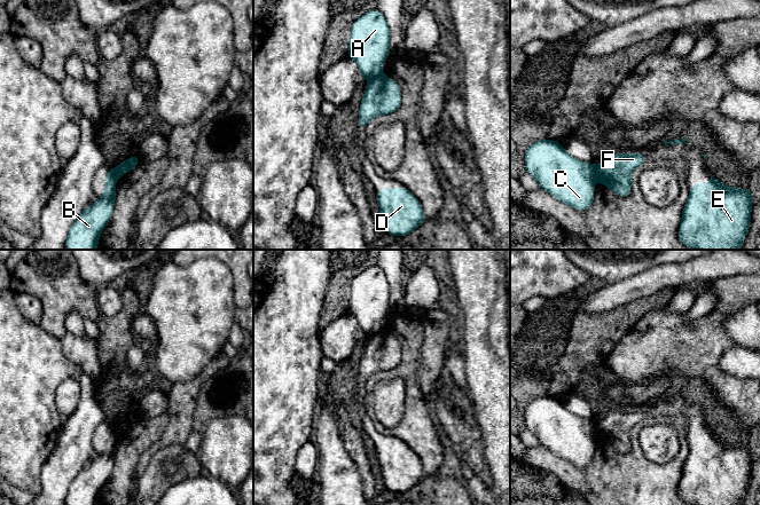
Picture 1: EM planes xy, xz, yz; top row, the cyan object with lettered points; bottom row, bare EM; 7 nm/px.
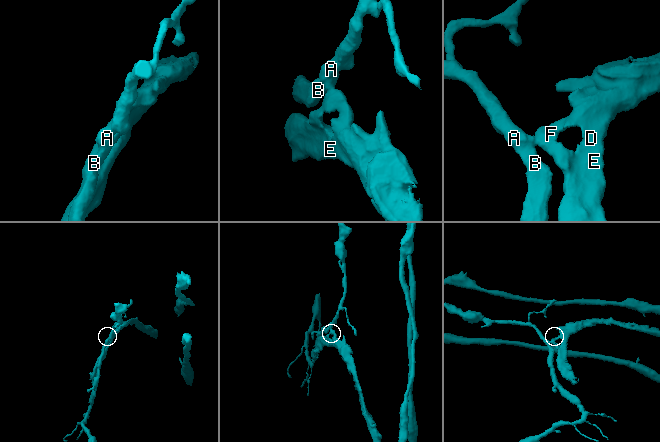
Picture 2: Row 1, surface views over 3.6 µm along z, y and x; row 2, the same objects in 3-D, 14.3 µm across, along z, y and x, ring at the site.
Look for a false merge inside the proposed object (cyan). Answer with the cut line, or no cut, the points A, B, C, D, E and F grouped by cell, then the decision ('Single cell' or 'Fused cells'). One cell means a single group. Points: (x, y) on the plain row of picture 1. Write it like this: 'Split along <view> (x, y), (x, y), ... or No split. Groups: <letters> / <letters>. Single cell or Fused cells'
Split along xz (382, 331), (370, 336). Groups: A B C / D E F. Fused cells

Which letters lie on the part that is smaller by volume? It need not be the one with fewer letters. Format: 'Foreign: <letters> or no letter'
Foreign: D, E, F

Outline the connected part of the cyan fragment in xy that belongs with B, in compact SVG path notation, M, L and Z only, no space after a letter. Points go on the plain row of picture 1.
M116 425L105 431L107 443L100 456L87 464L69 487L65 505L97 505L99 494L113 470Z

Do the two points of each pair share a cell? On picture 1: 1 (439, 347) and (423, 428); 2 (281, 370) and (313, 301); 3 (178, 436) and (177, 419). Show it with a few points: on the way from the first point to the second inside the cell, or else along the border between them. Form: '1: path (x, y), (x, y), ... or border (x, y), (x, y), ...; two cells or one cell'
1: border (416, 373), (417, 387), (429, 397); two cells
2: path (281, 353), (281, 339), (296, 318); one cell
3: path (178, 432), (178, 424); one cell

